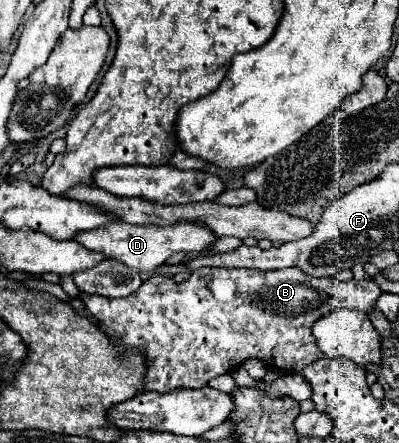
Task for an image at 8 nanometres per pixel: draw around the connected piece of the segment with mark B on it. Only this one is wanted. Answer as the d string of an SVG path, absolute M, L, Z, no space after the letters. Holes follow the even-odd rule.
M203 267L191 273L191 277L183 283L175 283L173 277L153 275L143 281L141 287L127 297L121 299L105 299L101 295L85 295L81 293L81 301L93 313L99 327L113 337L113 345L119 353L125 349L139 349L147 355L147 373L143 391L169 393L173 389L201 389L213 377L229 373L235 365L245 363L251 357L265 361L281 371L299 373L303 367L311 365L319 359L319 349L311 335L311 325L333 309L347 307L369 311L381 289L375 281L339 281L335 277L309 277L301 269L277 269L277 271L257 271L257 269L223 269L223 267ZM223 279L231 281L233 293L225 293L225 297L217 297L211 291L211 283Z

